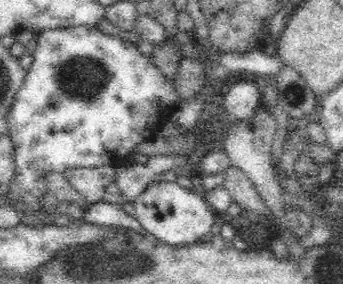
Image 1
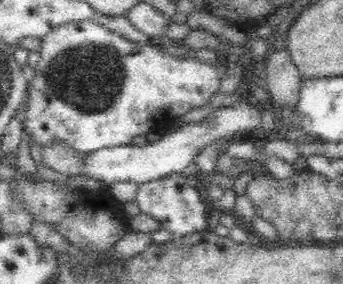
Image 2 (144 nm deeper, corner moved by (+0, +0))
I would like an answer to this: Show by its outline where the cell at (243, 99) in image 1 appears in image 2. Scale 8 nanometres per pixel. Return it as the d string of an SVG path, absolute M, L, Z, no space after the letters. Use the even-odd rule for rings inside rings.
M234 106L224 108L216 122L210 124L182 124L172 130L168 130L162 136L150 138L144 146L132 146L122 144L120 148L102 148L96 152L90 152L88 156L82 156L82 172L86 178L92 178L96 182L114 184L114 182L138 182L144 184L148 180L160 180L162 176L182 174L186 168L194 166L196 158L200 156L202 148L210 144L212 140L218 140L220 136L226 136L230 142L230 136L234 132L244 132L244 136L250 136L252 130L262 126L262 112L258 106Z

